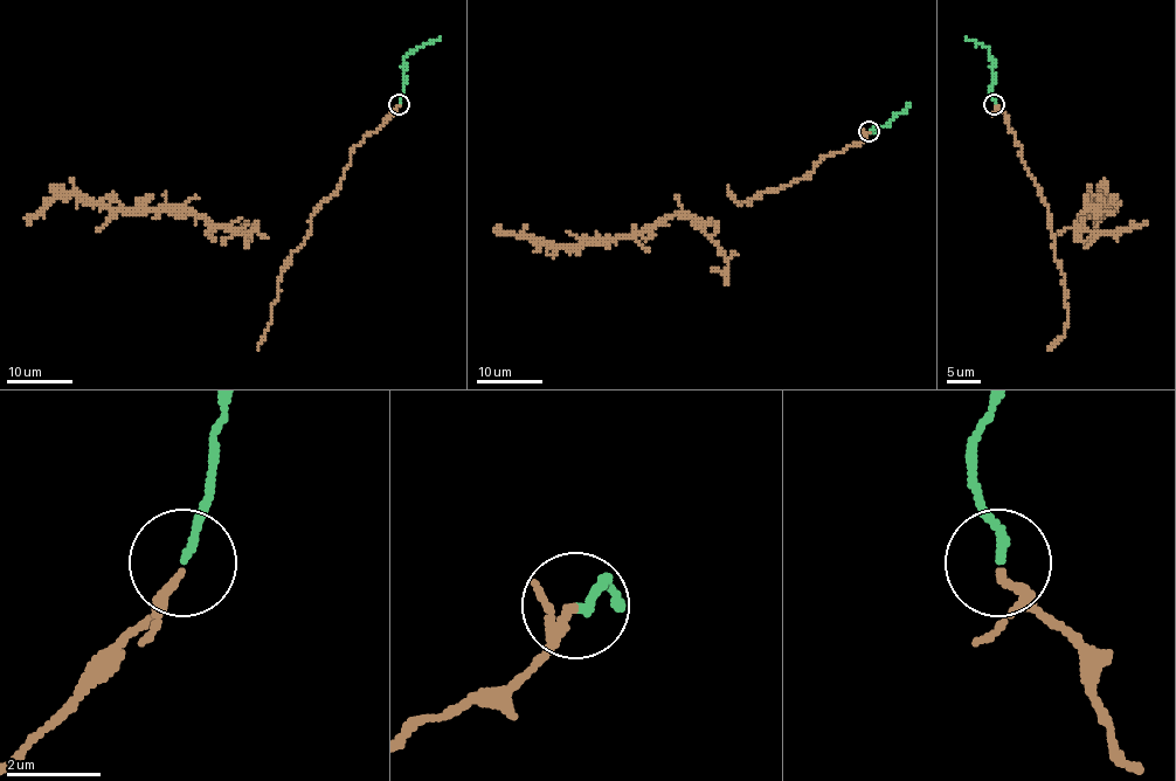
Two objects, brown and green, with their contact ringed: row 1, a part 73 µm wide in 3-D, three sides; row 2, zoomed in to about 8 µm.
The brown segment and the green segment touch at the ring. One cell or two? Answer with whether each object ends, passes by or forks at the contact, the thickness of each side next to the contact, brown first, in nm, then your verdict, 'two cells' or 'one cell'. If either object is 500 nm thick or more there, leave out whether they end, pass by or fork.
brown passes by; green ends; calibres 130 and 160 nm; one cell

